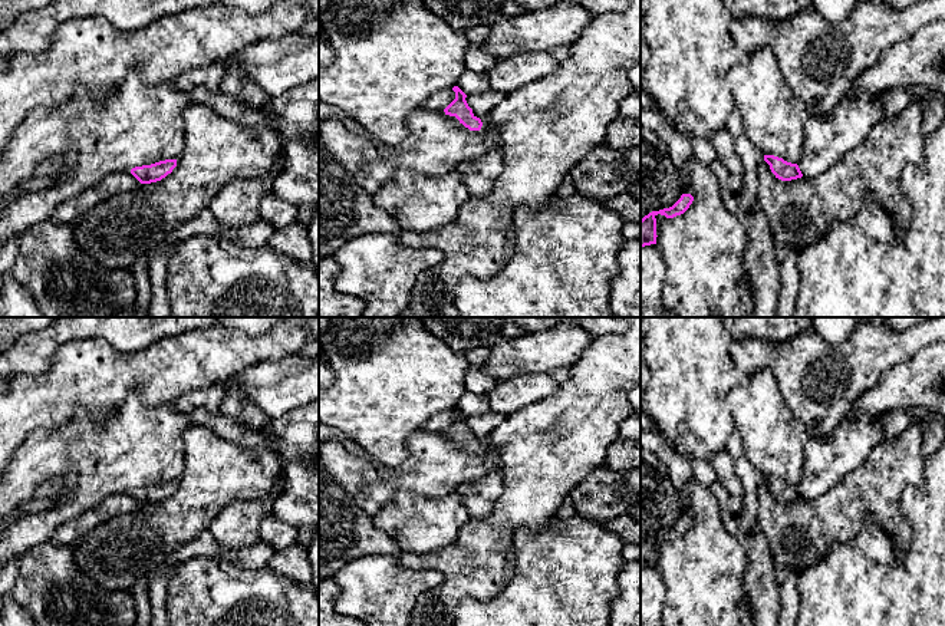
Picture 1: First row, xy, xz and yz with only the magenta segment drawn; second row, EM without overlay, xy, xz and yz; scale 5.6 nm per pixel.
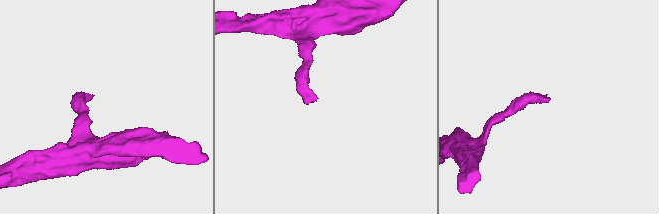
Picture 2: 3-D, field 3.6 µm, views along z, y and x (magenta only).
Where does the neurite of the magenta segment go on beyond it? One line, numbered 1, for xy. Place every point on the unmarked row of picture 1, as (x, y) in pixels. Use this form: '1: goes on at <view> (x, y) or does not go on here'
1: does not go on here

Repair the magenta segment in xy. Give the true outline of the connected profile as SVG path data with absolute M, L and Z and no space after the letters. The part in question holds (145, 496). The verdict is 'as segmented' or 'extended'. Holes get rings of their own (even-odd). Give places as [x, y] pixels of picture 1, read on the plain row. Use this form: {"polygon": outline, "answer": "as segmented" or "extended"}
{"polygon": "M165 481L151 487L135 488L131 491L131 495L141 504L141 505L151 505L161 503L172 491L177 488L177 481Z", "answer": "as segmented"}

